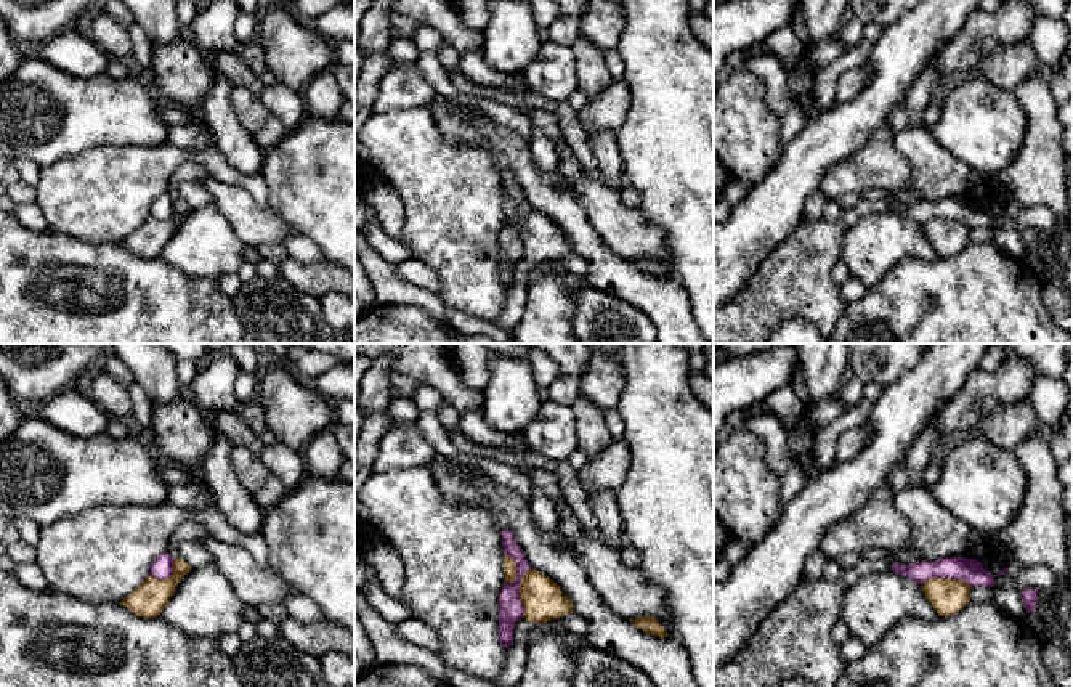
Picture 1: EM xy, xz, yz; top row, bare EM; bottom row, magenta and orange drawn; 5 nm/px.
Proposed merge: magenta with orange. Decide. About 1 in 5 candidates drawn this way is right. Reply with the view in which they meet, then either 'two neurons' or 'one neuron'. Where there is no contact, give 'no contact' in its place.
meets magenta in yz; one neuron

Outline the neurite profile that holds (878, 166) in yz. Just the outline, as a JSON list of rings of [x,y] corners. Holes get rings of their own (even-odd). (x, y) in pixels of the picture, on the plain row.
[[[885,122],[871,133],[856,154],[824,173],[818,191],[829,202],[837,201],[844,193],[863,194],[868,189],[897,194],[911,189],[911,183],[911,167],[895,149],[893,135]]]

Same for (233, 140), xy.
[[[213,77],[213,83],[202,101],[205,125],[213,133],[215,148],[241,173],[258,175],[265,151],[260,149],[247,128],[239,122],[231,93],[234,87],[223,77]]]

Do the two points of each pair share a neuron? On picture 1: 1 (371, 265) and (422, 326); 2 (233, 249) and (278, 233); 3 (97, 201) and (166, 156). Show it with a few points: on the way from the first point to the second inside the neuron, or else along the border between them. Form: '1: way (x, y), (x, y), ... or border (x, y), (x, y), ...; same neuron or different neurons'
1: border (377, 304), (419, 305), (441, 321); different neurons
2: border (222, 214), (246, 246); different neurons
3: way (114, 186), (148, 170); same neuron

